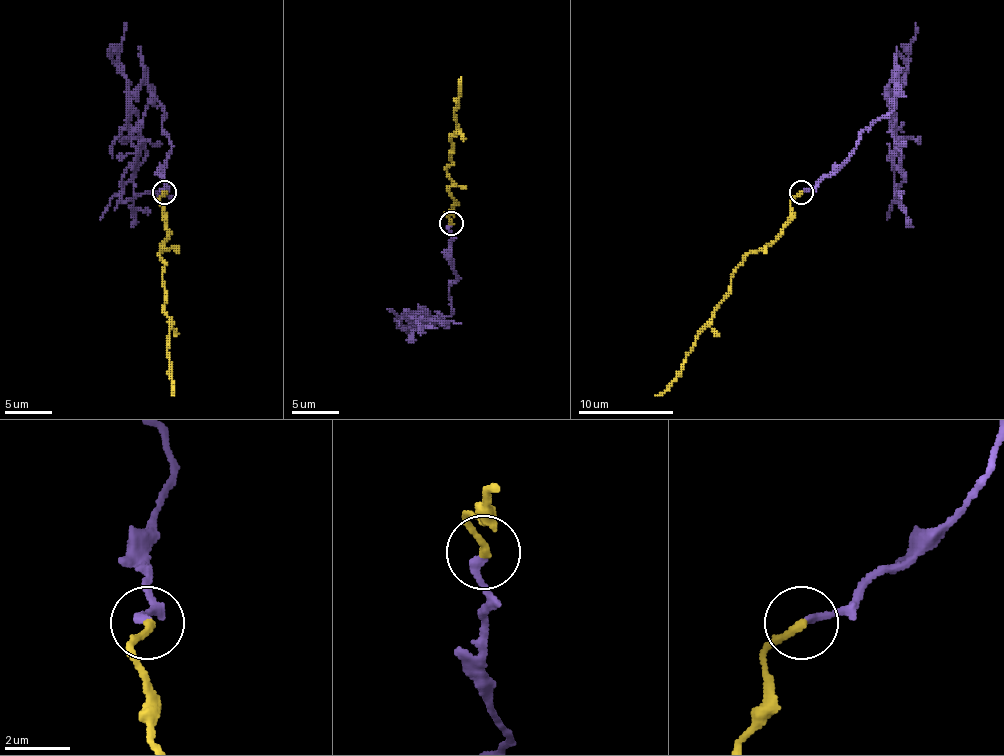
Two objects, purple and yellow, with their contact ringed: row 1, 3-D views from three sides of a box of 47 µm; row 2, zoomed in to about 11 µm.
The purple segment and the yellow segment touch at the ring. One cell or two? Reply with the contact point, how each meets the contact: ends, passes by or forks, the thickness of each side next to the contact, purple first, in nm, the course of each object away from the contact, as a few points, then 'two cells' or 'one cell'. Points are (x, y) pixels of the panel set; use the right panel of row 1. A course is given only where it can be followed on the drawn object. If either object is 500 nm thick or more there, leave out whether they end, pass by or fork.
at (801, 192); purple ends there; yellow ends there; 240 nm thick on the purple side, 240 nm on the other; purple runs (802, 191), (828, 177), (866, 130), (896, 103), (892, 130), (894, 198), (896, 201), (899, 194), (901, 198); yellow runs (802, 191), (790, 201), (790, 220), (778, 236), (735, 269), (728, 293), (697, 336), (681, 374), (655, 395); two cells

